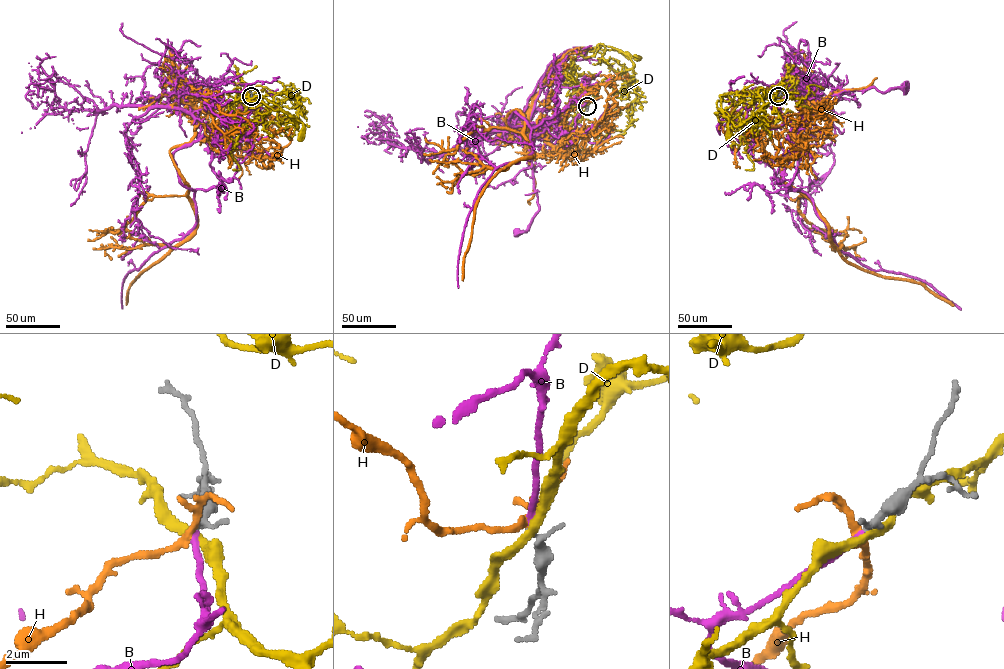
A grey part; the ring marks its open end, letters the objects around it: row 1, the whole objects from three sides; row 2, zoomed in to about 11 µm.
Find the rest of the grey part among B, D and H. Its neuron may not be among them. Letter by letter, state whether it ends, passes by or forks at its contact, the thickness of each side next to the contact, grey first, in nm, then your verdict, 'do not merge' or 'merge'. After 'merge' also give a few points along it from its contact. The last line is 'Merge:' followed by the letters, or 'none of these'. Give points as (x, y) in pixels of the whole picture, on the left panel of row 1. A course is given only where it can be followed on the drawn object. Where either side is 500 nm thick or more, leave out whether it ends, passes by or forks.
B: it ends | 180/180 nm | merge | via (251, 96), (215, 131), (195, 122), (193, 105), (201, 88), (202, 93), (183, 87)
D: it passes by | 200/280 nm | do not merge
H: it forks | 180/200 nm | do not merge
Merge: B

